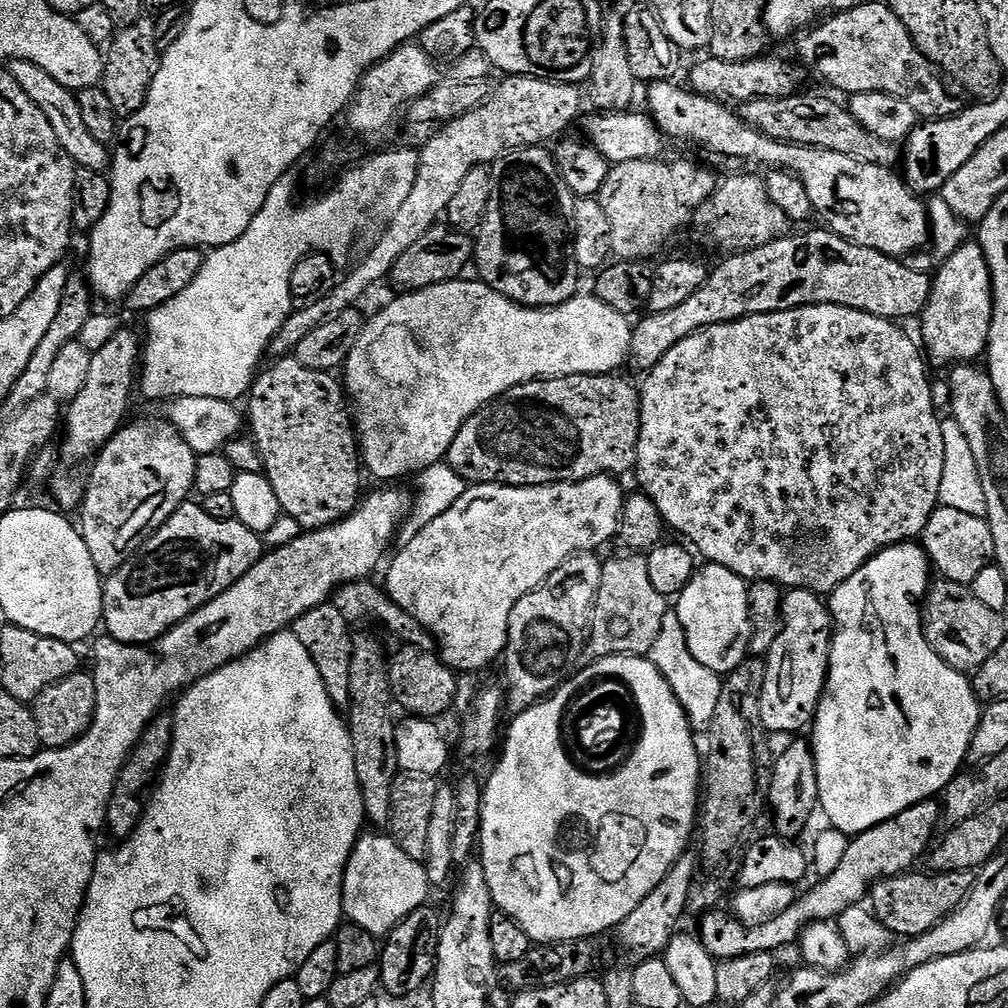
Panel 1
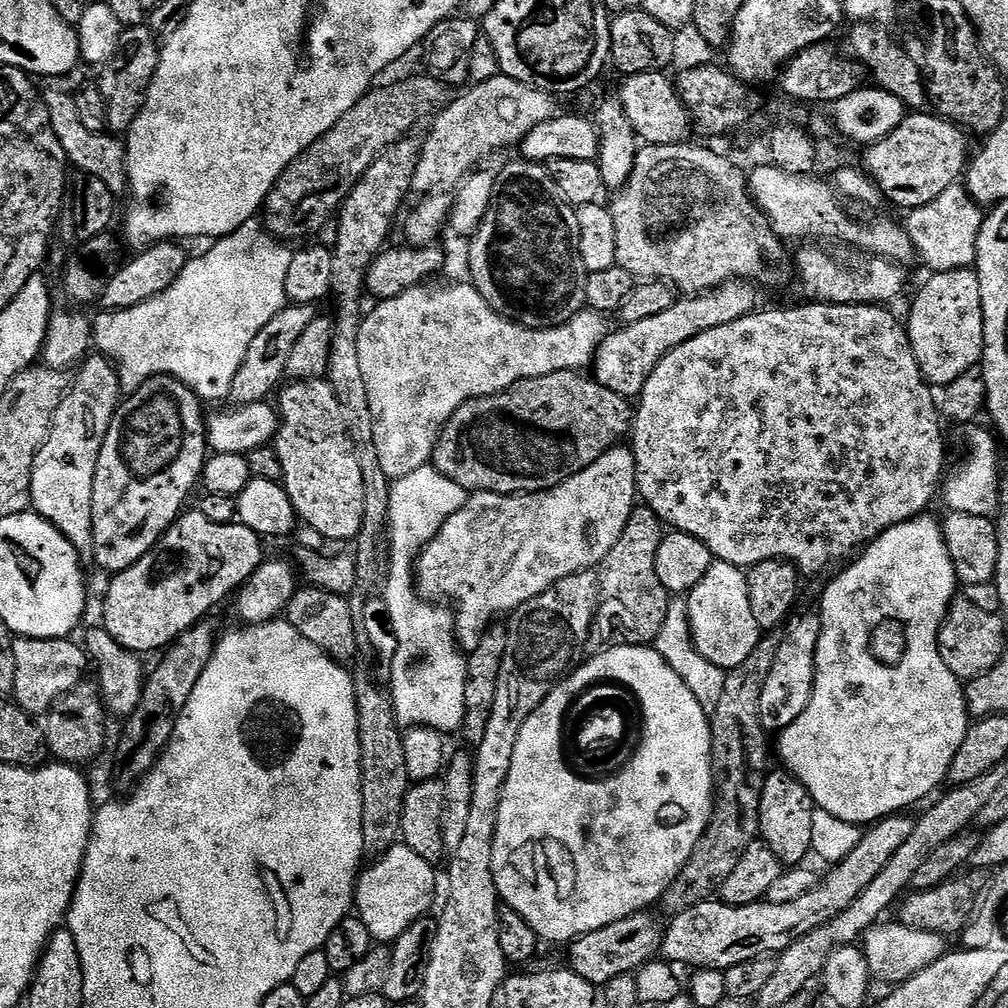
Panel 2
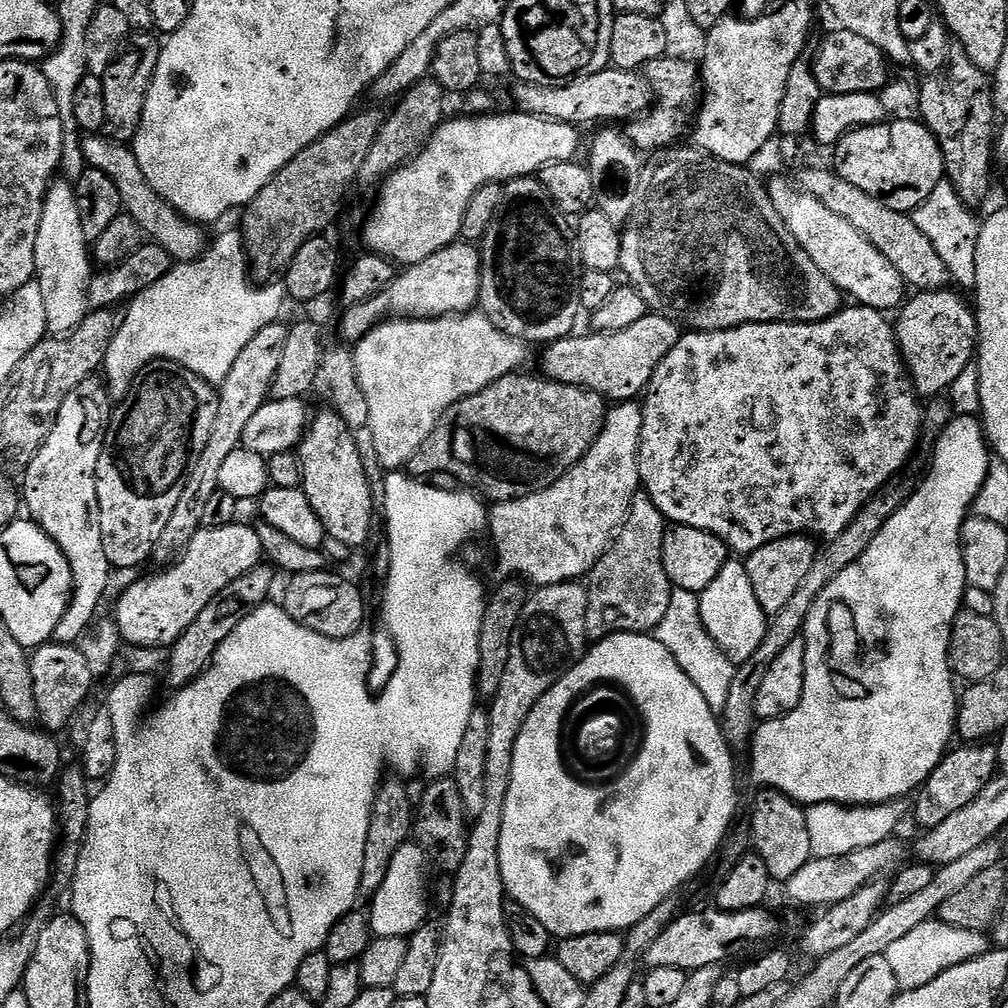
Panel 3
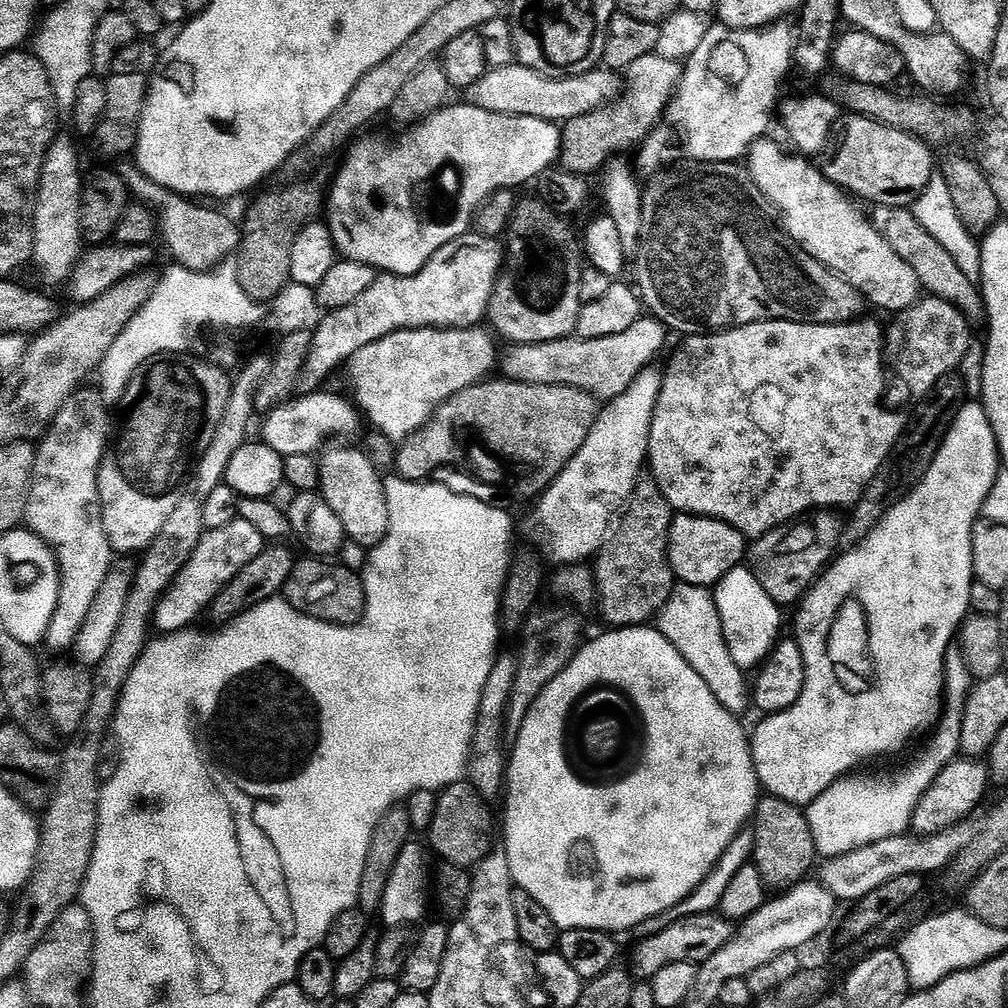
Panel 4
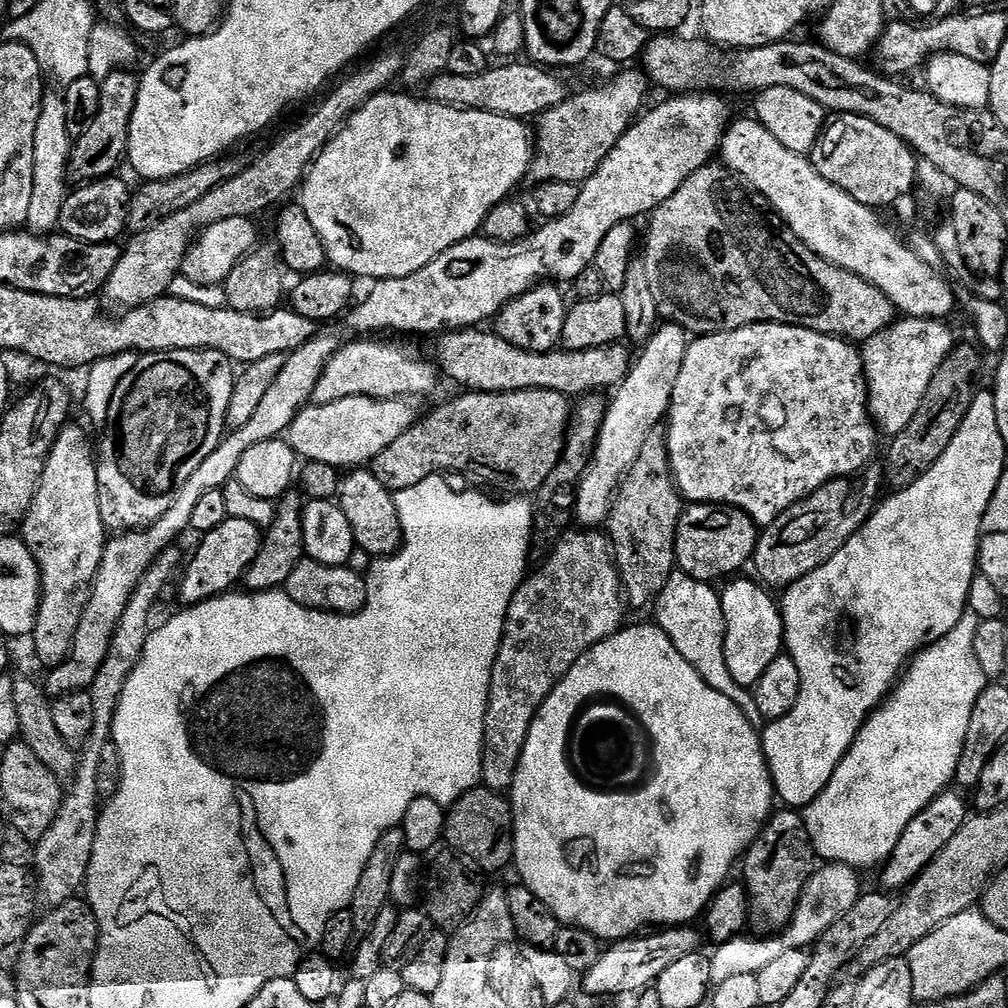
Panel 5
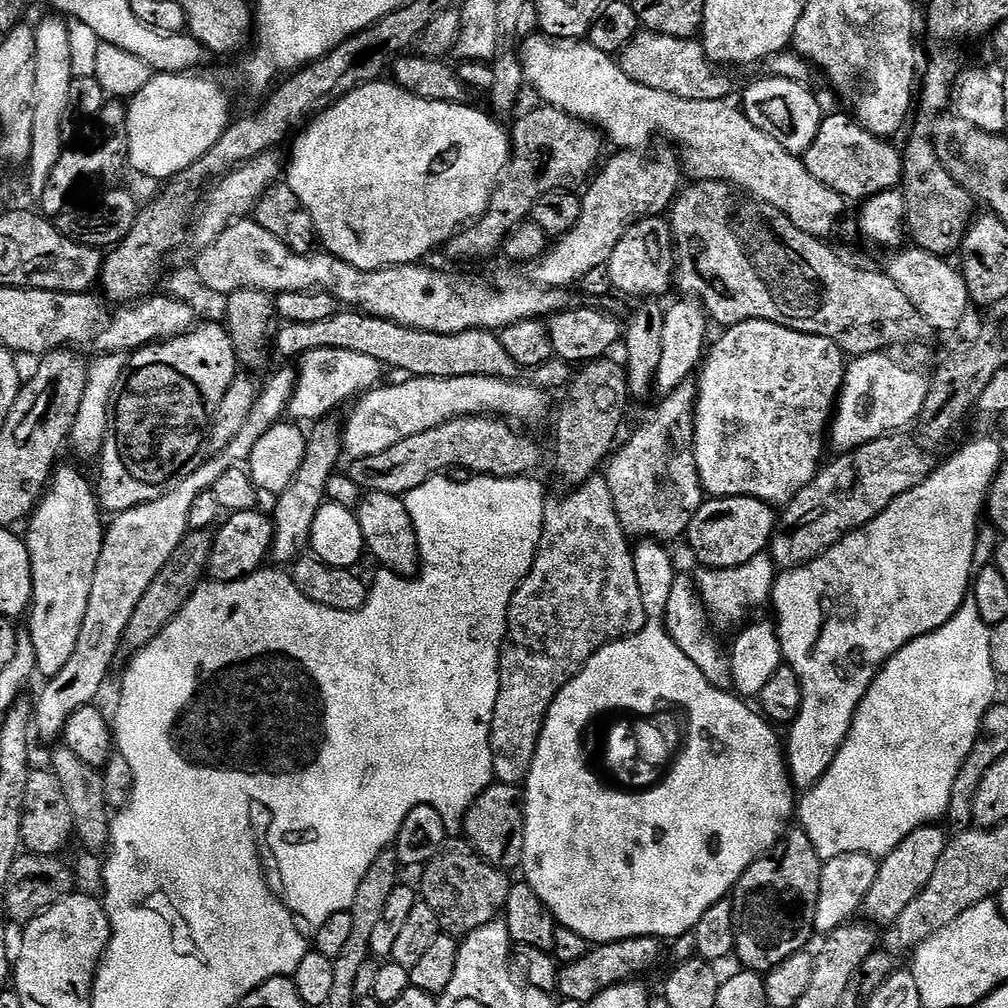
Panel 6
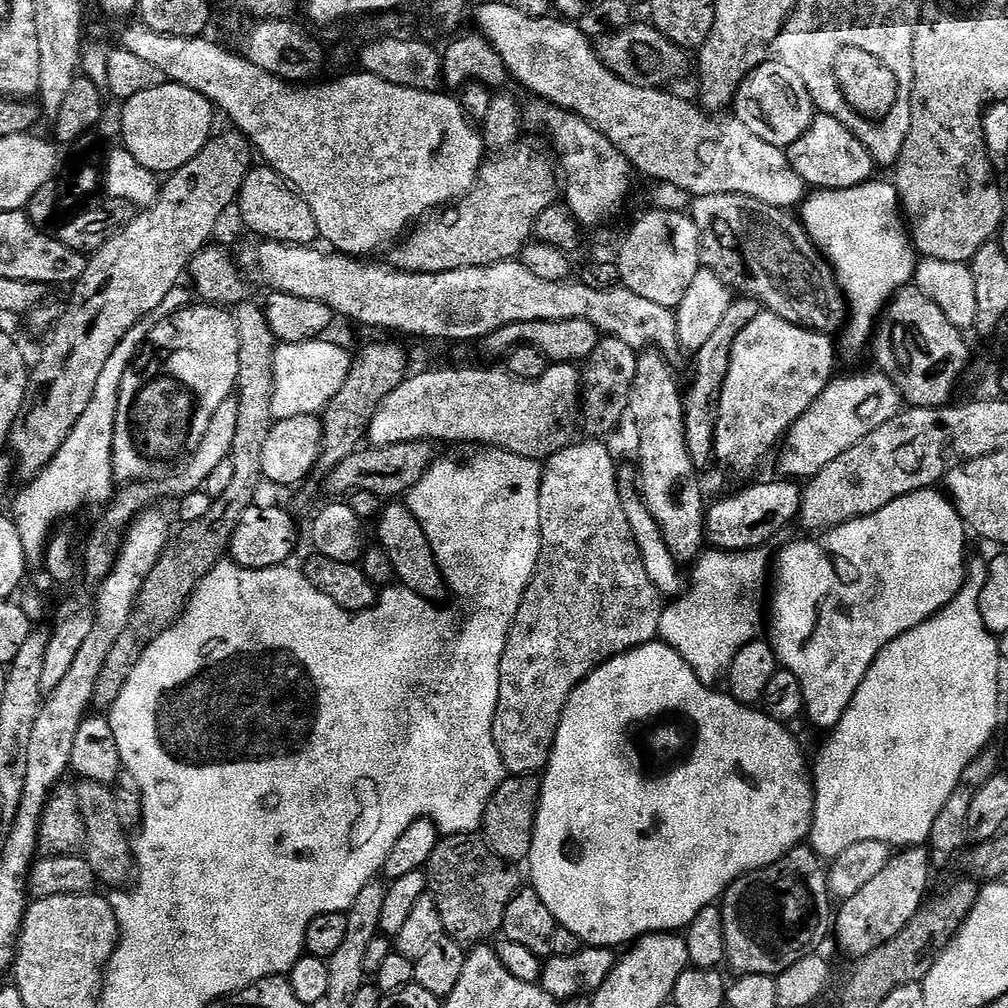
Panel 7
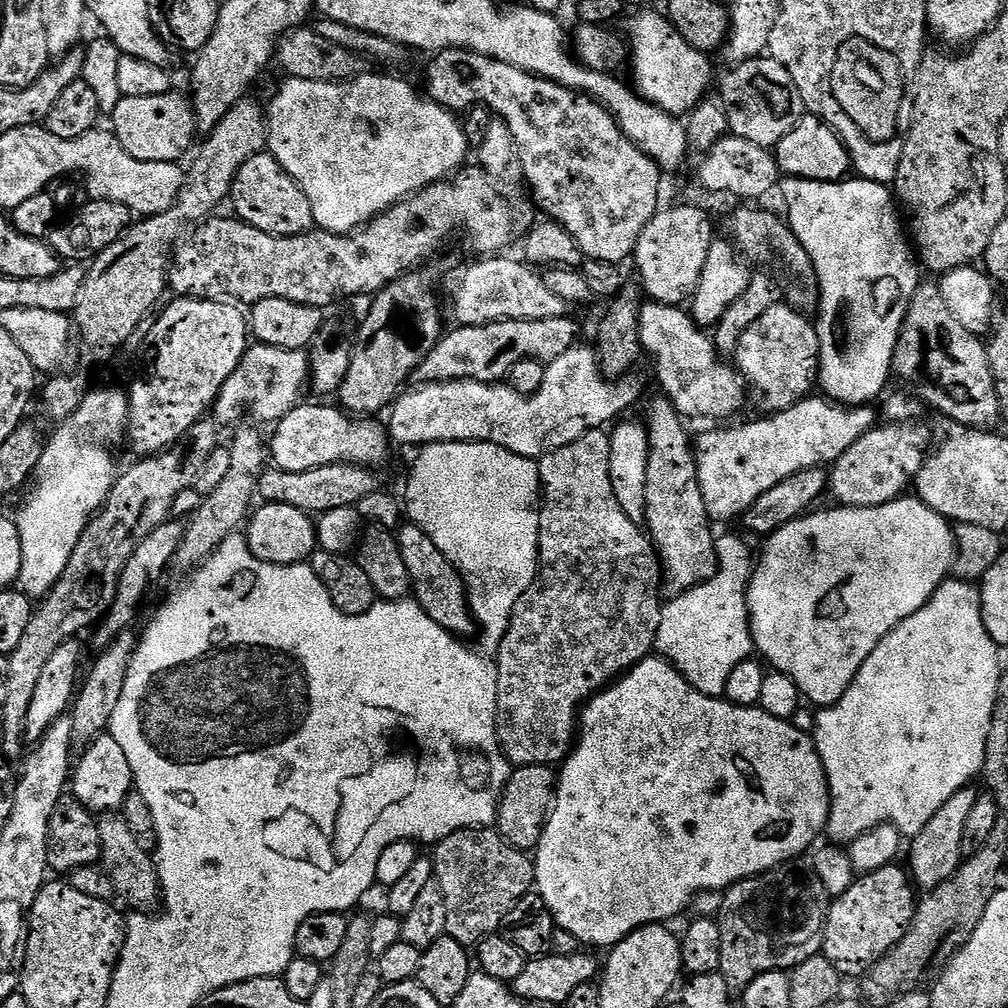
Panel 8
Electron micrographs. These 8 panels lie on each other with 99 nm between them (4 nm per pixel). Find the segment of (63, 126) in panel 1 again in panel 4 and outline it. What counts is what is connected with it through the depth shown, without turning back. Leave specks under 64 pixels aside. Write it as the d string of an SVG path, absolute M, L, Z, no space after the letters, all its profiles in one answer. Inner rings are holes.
M131 166L123 169L124 182L128 191L141 204L147 204L154 209L158 217L158 232L164 236L164 244L173 256L175 263L181 268L194 272L212 272L225 263L224 260L233 255L240 247L241 225L236 224L228 216L215 212L212 208L203 208L203 203L192 198L185 198L168 188L158 186L149 180L139 167Z

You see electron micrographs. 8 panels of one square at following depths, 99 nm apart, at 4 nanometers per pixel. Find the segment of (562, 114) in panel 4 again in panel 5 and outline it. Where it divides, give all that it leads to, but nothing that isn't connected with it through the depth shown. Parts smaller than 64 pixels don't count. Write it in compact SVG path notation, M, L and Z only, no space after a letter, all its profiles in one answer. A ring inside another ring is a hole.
M504 62L501 68L489 67L475 78L462 78L458 74L443 72L426 85L431 99L442 106L450 106L467 112L489 112L499 116L513 116L515 120L527 121L528 116L538 118L546 110L558 106L566 99L564 84L559 75L531 62Z

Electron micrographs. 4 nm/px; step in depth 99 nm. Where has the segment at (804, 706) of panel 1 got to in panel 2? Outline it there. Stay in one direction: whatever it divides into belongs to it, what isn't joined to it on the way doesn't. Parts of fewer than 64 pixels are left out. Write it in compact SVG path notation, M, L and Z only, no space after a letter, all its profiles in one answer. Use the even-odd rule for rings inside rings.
M796 614L787 621L780 636L780 645L778 654L774 658L774 666L770 666L770 678L766 678L766 686L762 690L760 717L765 732L779 734L794 722L798 722L798 718L802 718L802 710L806 710L806 706L810 702L810 694L814 690L819 637L819 615L799 616Z

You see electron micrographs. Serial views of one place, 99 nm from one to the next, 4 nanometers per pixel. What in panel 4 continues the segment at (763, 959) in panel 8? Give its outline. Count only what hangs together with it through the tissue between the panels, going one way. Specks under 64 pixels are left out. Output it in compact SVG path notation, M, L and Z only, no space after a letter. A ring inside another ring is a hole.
M768 796L761 799L760 805L756 808L754 828L755 824L756 837L752 840L750 860L756 865L765 889L787 890L795 888L807 877L804 875L811 870L812 863L818 860L807 815L797 805L779 800L777 796Z

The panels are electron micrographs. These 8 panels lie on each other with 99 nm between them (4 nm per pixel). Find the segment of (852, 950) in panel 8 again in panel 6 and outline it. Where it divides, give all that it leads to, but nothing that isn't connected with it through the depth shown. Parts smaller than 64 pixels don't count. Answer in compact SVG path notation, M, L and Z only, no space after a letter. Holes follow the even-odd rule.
M927 824L924 828L914 830L914 834L906 834L896 849L879 861L880 869L874 878L874 886L870 886L870 894L866 894L862 909L863 915L868 915L865 917L873 925L893 924L898 914L902 914L902 910L906 910L906 906L918 898L926 882L930 882L934 869L938 867L938 858L942 858L950 839L949 833L941 828L936 824Z

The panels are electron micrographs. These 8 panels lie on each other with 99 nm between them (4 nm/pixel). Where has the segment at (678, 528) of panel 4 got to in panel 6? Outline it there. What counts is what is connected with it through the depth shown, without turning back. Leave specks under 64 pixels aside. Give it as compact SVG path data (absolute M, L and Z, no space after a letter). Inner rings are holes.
M717 496L705 499L703 506L693 514L686 541L696 555L697 565L706 568L742 566L771 545L777 523L777 509L758 498Z

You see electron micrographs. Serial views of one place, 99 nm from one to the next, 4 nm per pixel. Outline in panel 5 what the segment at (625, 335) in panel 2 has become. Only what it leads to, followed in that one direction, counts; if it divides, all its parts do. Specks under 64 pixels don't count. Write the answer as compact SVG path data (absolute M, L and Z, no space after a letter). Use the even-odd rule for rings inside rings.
M479 327L449 330L437 335L436 360L434 364L441 373L444 372L456 384L461 384L461 389L469 392L521 392L522 390L554 390L558 394L569 398L579 398L589 394L600 394L607 390L615 389L628 377L628 370L634 363L633 353L624 349L623 343L611 344L609 348L595 348L594 350L578 350L569 352L557 350L554 352L531 352L522 350L518 346L510 346L510 342L496 335L495 331L480 332Z

